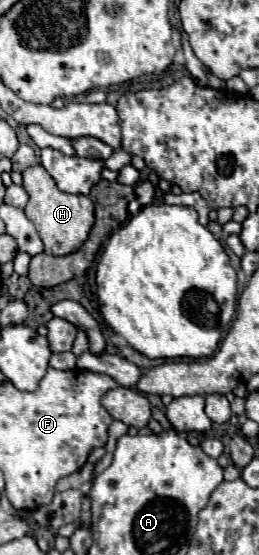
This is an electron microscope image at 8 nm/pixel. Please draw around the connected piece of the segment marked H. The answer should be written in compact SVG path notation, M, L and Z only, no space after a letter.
M40 164L26 168L22 172L22 180L24 180L24 190L30 196L30 200L26 204L26 218L36 226L36 230L44 242L44 252L54 254L54 256L66 256L66 254L78 250L94 224L92 200L82 194L66 194L66 192L58 190L54 178Z

